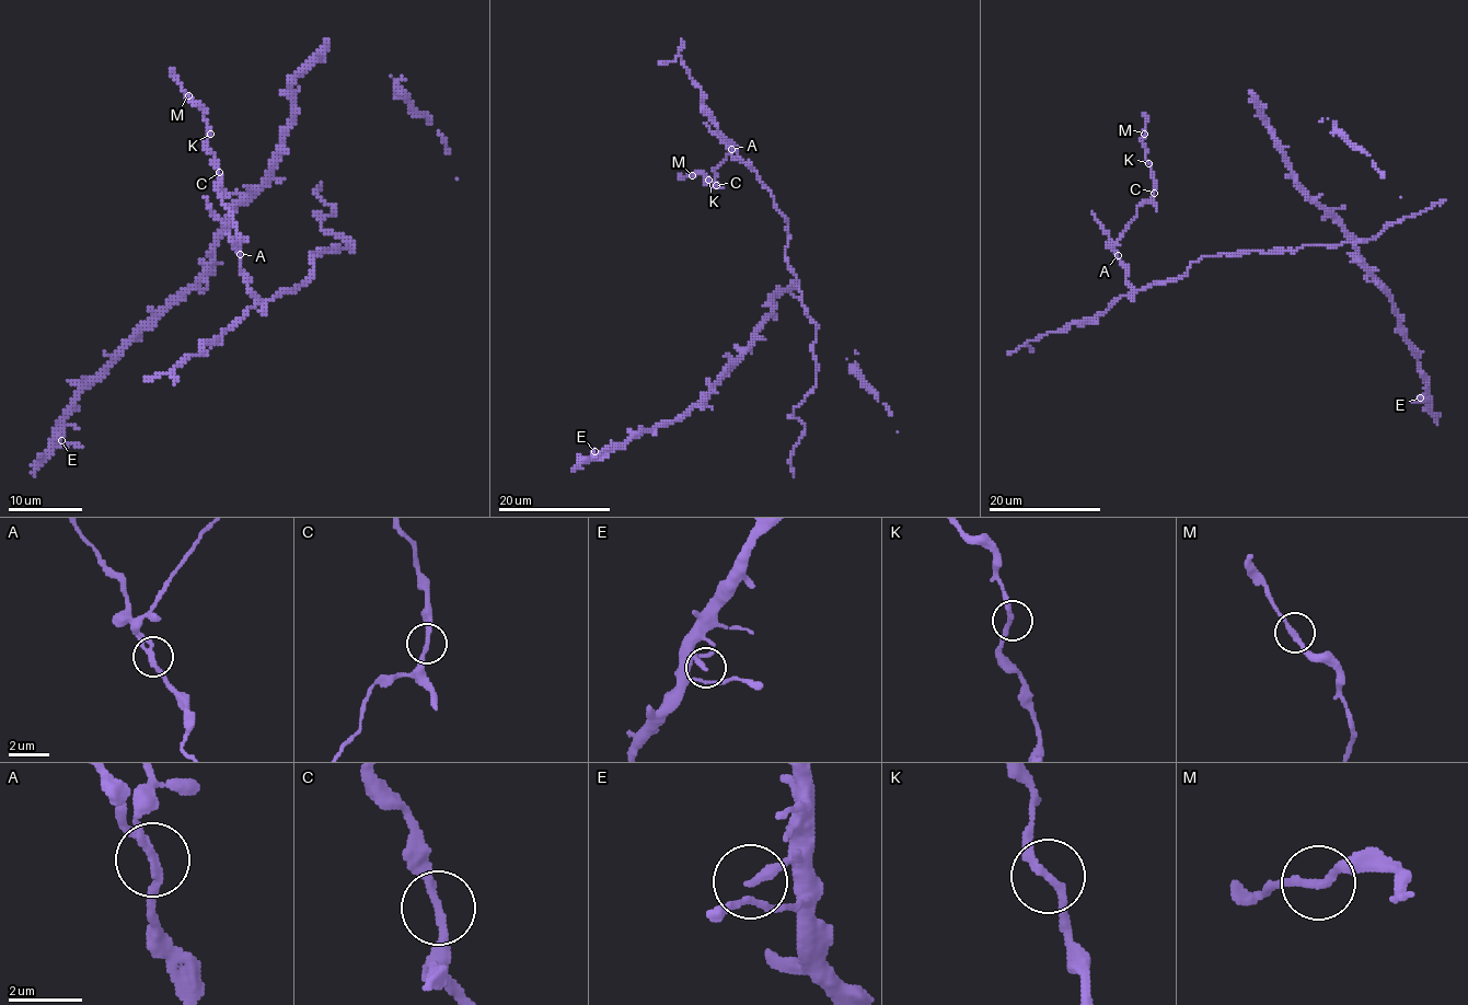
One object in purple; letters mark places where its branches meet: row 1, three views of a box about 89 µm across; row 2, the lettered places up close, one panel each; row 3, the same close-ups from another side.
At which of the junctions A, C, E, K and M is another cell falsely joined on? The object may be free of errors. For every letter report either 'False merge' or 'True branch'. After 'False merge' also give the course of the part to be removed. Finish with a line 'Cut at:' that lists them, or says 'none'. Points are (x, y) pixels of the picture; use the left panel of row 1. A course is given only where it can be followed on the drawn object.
A: False merge. Course of the part to remove: (239, 255), (270, 301), (311, 277), (311, 253), (351, 250), (325, 233), (336, 211), (320, 183)
C: True branch
E: True branch
K: True branch
M: True branch
Cut at: A

